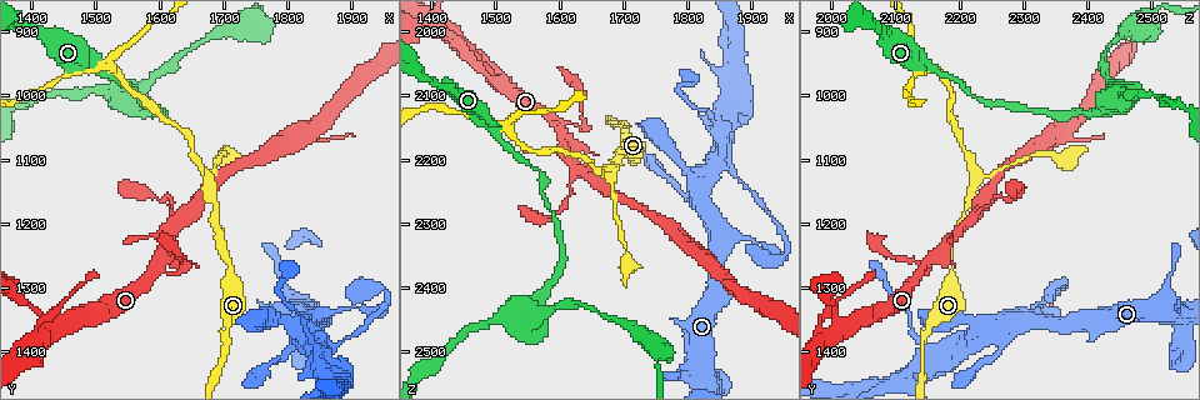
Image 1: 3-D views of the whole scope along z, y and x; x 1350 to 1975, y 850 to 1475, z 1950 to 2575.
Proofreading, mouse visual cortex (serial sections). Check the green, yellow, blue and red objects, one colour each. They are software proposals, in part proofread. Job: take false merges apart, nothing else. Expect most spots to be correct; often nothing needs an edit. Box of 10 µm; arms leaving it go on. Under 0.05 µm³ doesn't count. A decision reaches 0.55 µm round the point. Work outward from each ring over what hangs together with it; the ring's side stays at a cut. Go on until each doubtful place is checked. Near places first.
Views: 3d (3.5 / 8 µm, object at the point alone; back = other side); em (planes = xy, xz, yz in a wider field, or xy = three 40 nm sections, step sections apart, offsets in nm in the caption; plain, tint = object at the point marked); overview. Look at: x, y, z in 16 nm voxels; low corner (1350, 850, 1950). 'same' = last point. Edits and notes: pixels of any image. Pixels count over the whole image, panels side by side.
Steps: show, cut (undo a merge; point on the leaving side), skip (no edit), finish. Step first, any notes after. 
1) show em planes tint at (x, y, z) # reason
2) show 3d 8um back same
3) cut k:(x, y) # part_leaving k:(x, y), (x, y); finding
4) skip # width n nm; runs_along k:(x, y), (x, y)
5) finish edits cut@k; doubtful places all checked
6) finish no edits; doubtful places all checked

show 3d 3.5um at (1680, 1150, 2220) # two arms in line, one across

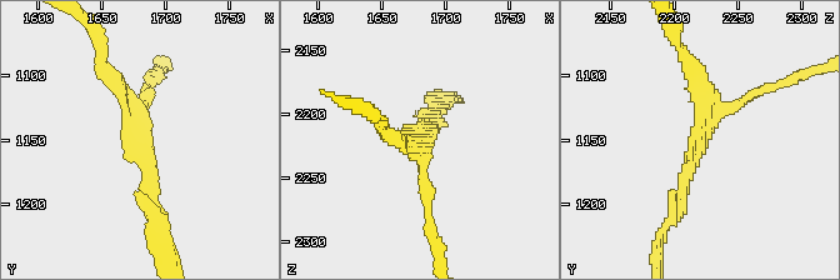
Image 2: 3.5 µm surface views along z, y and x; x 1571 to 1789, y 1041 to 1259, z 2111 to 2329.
show em xy step 3 tint at (1684, 1150, 2222) # arms 3; arm_widths 100, 150, 150 nm; shape alone is not enough

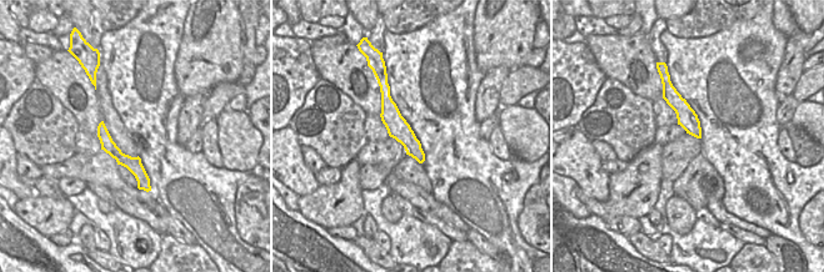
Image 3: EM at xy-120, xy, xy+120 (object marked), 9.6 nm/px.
show em xy step 5 tint same

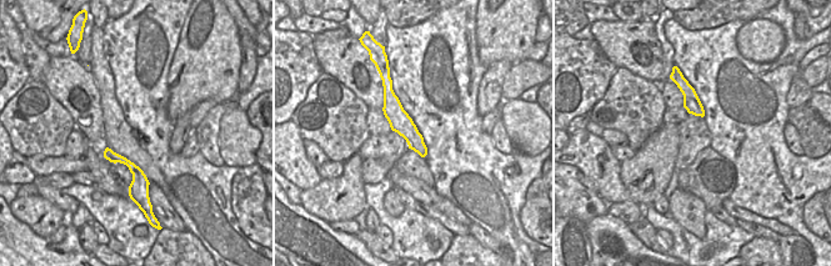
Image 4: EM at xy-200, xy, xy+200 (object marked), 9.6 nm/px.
skip # runs_along 2:(156, 218), (149, 149), (110, 73); one cell here

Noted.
show 3d 8um at (1855, 1395, 2205) # sharp bend

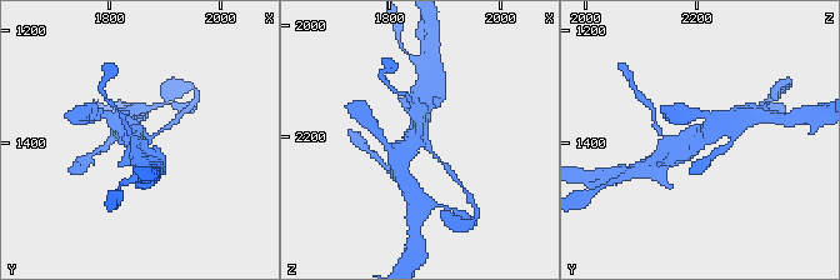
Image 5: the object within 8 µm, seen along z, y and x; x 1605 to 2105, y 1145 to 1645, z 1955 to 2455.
show em xy step 1 tint same

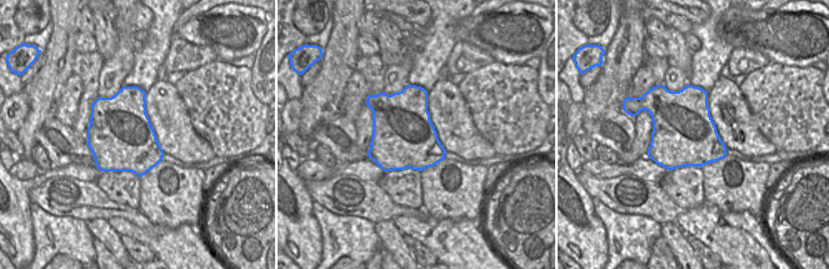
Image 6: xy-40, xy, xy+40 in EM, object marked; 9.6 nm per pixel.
skip # width 600 nm; runs_along 5:(724, 120), (671, 158); all the same cell

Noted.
show 3d 3.5um at (1595, 1270, 2145) # a fork

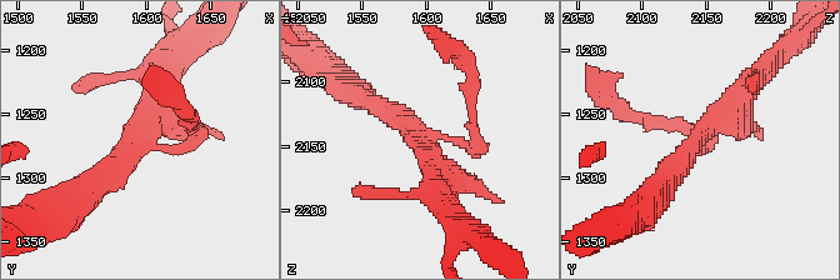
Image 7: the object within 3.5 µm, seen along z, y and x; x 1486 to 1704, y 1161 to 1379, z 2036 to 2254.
show em xy step 1 tint at (1592, 1276, 2142) # arms 3; arm_widths 200, 250, 250 nm

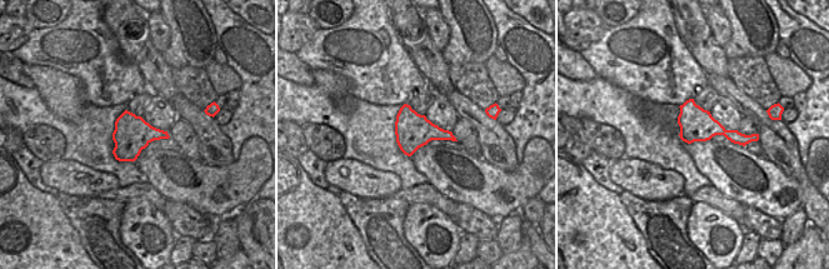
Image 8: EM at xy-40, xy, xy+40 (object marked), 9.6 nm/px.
skip # runs_along 7:(656, 199), (749, 84); continuous, no second cell

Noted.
show 3d 3.5um at (1630, 1195, 2215) # side arm on a straight run

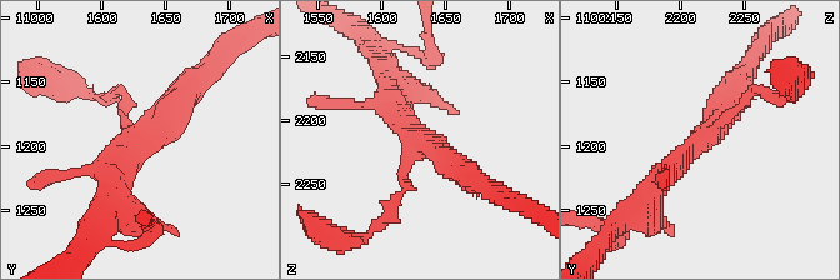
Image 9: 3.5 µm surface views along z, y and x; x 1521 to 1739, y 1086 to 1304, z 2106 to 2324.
show em planes tint at (1630, 1194, 2214) # arms 3; arm_widths 150, 250, 350 nm; need the tissue

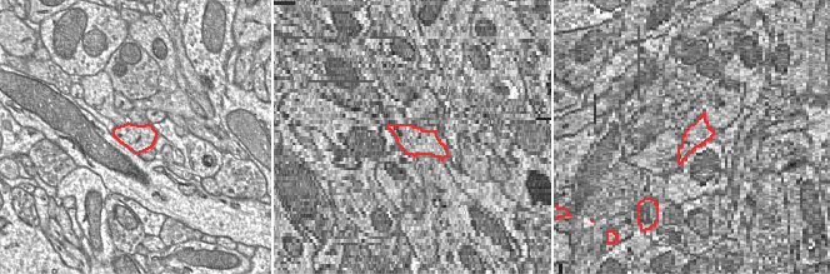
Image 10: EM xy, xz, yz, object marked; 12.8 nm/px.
skip # runs_along 9:(646, 199), (736, 88); one cell here

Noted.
show 3d 3.5um back at (1550, 1010, 2425)

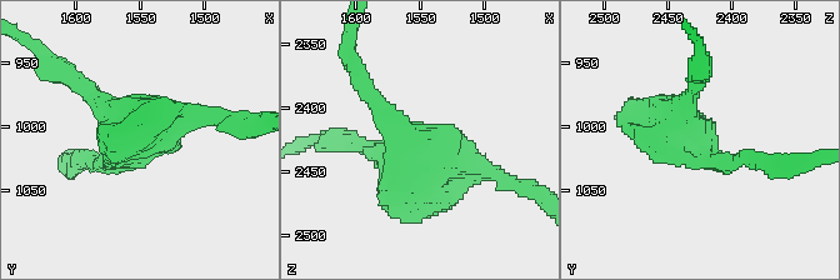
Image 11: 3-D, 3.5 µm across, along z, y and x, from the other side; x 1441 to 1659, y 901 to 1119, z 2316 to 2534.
show em xy step 5 tint at (1548, 1012, 2428)

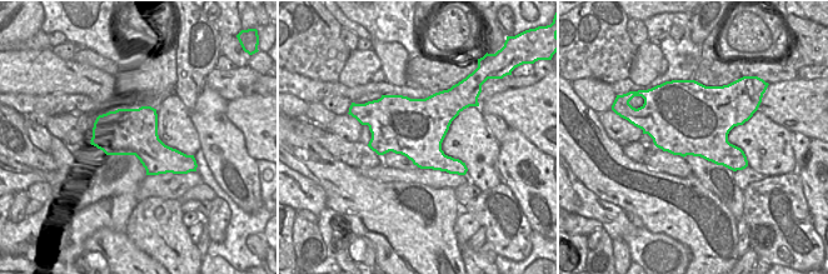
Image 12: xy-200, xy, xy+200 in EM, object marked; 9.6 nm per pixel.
skip # width 600 nm; runs_along 11:(740, 159), (710, 159), (679, 121), (695, 83); all the same cell

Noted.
show 3d 3.5um at (1520, 955, 2155) # a fork

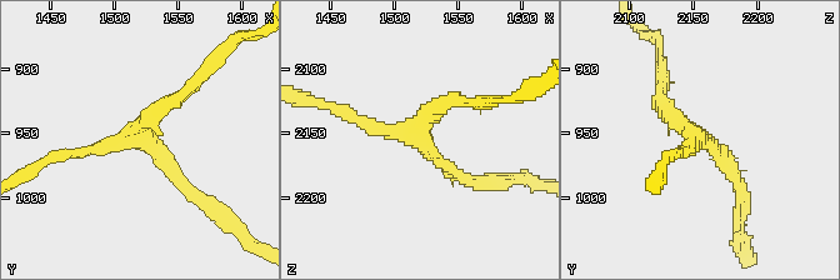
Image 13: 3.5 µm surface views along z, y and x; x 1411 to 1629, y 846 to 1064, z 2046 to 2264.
show em xy step 1 tint at (1520, 954, 2156) # arms 3; arm_widths 150, 150, 200 nm; shape alone is not enough

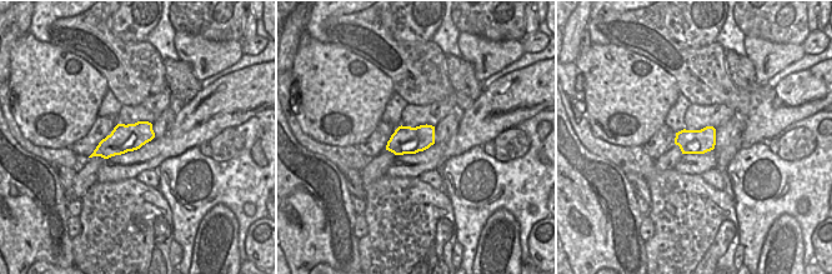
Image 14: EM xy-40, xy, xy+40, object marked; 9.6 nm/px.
skip # width 260 nm; runs_along 13:(473, 183), (419, 141), (346, 113); all the same cell

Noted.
finish no edits; doubtful places all checked

